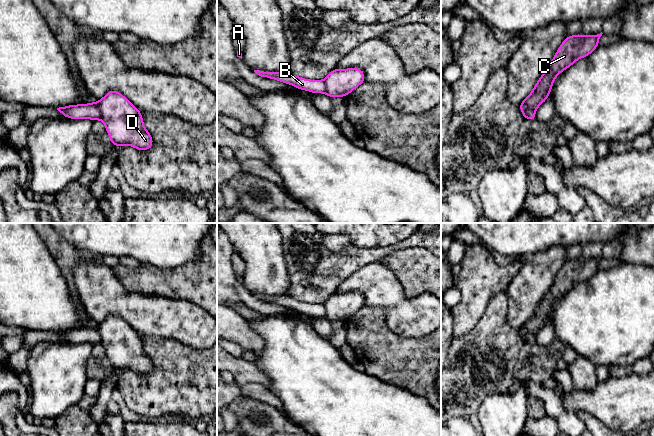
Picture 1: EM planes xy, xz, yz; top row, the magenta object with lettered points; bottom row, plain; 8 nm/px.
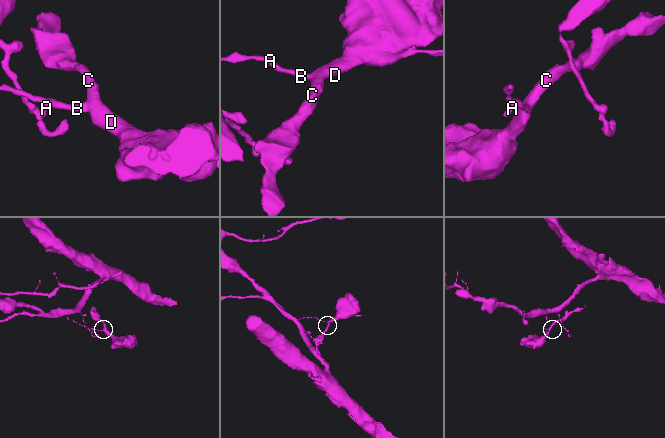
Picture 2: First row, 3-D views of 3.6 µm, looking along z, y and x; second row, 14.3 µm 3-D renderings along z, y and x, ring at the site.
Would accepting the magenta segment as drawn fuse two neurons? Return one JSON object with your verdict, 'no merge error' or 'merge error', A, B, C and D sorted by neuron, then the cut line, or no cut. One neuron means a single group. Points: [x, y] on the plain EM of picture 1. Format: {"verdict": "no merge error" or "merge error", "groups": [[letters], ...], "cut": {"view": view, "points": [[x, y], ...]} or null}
{"verdict": "merge error", "groups": [["A", "B"], ["C", "D"]], "cut": {"view": "xy", "points": [[95, 326], [100, 336], [100, 342]]}}

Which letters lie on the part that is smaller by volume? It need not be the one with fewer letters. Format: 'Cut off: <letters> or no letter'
Cut off: C, D

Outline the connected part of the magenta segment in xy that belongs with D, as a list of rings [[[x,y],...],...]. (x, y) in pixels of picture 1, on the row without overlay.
[[[110,314],[96,327],[111,368],[117,371],[129,369],[142,376],[153,370],[153,362],[144,351],[139,333],[124,319]]]

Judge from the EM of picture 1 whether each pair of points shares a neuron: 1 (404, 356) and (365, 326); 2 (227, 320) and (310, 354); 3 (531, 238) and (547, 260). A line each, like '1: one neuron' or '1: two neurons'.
1: one neuron
2: two neurons
3: two neurons

